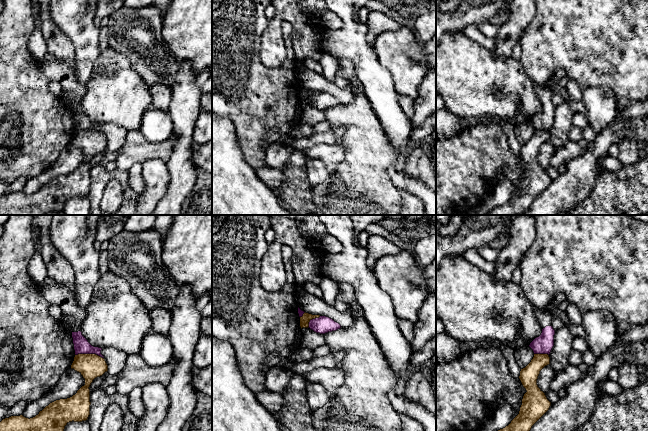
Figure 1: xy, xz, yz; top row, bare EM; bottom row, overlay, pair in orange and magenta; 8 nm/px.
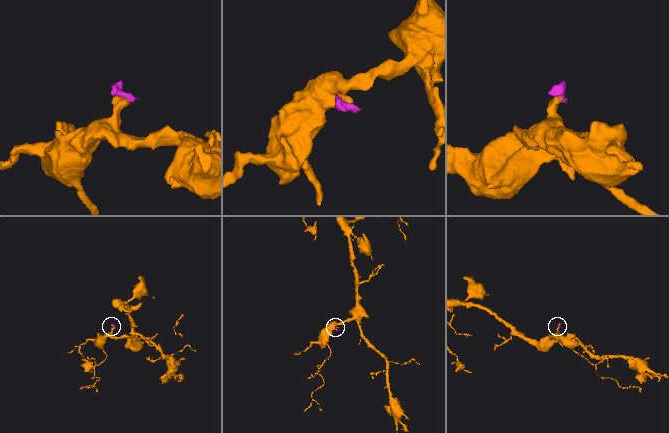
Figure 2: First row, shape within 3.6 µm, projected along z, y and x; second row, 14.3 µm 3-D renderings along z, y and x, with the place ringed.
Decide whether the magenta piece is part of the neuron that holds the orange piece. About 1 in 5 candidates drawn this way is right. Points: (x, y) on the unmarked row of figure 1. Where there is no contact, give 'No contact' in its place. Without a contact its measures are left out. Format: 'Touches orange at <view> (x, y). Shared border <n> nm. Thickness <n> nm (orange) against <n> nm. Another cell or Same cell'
Touches orange at xy (89, 130). Shared border 240 nm. Thickness 200 nm (orange) against 130 nm. Another cell

